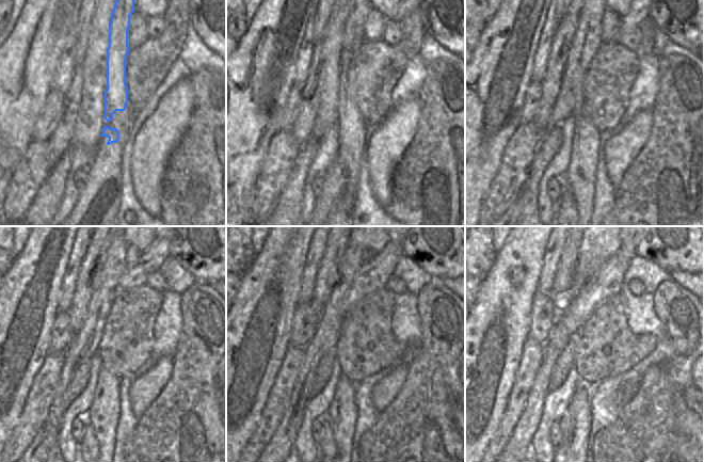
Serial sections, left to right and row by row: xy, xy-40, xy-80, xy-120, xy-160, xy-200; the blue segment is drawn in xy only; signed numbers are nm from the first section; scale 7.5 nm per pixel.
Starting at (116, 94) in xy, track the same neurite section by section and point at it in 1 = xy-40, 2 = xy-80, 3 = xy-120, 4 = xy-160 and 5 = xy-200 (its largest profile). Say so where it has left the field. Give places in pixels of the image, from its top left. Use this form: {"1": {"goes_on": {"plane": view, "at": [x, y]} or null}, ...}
{"1": {"goes_on": {"plane": "xy-40", "at": [351, 129]}}, "2": {"goes_on": {"plane": "xy-80", "at": [580, 176]}}, "3": {"goes_on": {"plane": "xy-120", "at": [104, 414]}}, "4": {"goes_on": {"plane": "xy-160", "at": [342, 412]}}, "5": {"goes_on": {"plane": "xy-200", "at": [579, 410]}}}

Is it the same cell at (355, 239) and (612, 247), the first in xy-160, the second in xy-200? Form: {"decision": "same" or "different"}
{"decision": "different"}

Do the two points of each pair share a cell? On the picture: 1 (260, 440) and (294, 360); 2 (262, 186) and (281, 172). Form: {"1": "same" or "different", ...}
{"1": "same", "2": "same"}

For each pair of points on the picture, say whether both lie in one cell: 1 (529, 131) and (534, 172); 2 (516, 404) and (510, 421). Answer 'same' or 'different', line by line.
1: different
2: same

